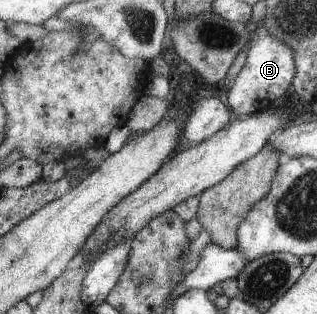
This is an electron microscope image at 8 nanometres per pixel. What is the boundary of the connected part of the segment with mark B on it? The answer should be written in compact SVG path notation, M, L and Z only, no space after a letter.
M262 34L247 49L246 58L224 100L235 118L260 113L276 98L286 95L290 80L295 76L294 54L289 46L272 35Z

